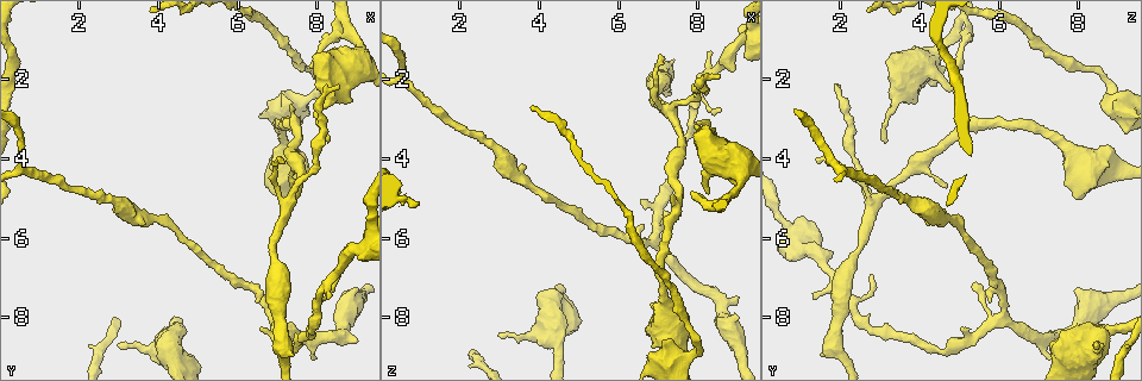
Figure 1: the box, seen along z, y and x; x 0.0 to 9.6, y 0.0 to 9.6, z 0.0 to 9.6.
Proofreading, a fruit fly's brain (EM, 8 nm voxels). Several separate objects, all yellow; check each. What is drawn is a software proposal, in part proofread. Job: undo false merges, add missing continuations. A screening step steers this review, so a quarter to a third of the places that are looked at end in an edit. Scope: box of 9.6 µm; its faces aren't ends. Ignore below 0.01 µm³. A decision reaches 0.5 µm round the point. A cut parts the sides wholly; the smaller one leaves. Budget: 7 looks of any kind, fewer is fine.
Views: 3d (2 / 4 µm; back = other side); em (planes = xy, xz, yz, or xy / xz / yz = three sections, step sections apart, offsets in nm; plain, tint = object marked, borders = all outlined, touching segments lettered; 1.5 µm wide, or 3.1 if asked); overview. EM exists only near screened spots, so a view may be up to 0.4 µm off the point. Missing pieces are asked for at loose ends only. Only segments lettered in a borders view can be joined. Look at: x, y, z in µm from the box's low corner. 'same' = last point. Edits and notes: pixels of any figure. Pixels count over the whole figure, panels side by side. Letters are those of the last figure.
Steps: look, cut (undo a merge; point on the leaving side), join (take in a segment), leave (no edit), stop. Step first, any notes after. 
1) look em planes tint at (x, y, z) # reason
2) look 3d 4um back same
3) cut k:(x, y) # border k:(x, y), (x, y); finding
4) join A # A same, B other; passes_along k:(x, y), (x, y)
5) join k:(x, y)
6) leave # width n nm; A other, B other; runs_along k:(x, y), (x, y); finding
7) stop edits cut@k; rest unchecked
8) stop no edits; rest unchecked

look 3d 2um back at (7.25, 7.10, 5.35) # thin end

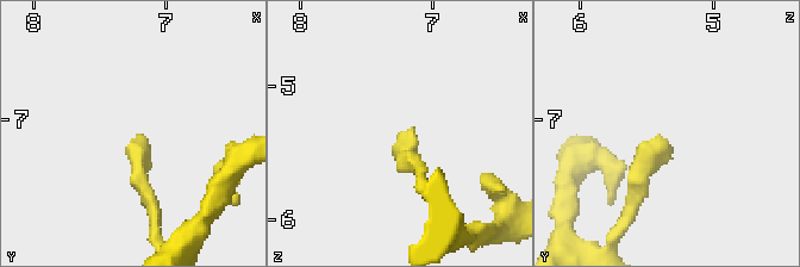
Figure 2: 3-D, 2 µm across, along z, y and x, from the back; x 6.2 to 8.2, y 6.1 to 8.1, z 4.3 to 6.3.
look em xy step 4 borders at (7.22, 7.14, 5.34)

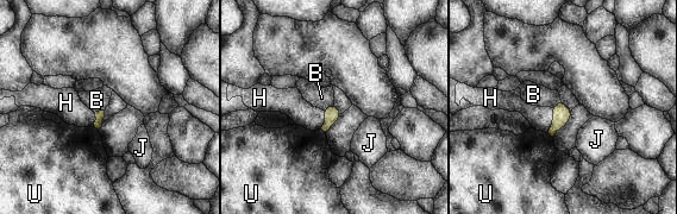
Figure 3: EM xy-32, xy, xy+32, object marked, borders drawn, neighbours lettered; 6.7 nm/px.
join H # B other, H same, J other, U other; passes_along 3:(562, 114), (553, 120), (540, 118); it goes on there

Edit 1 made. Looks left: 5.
look overview # redraw

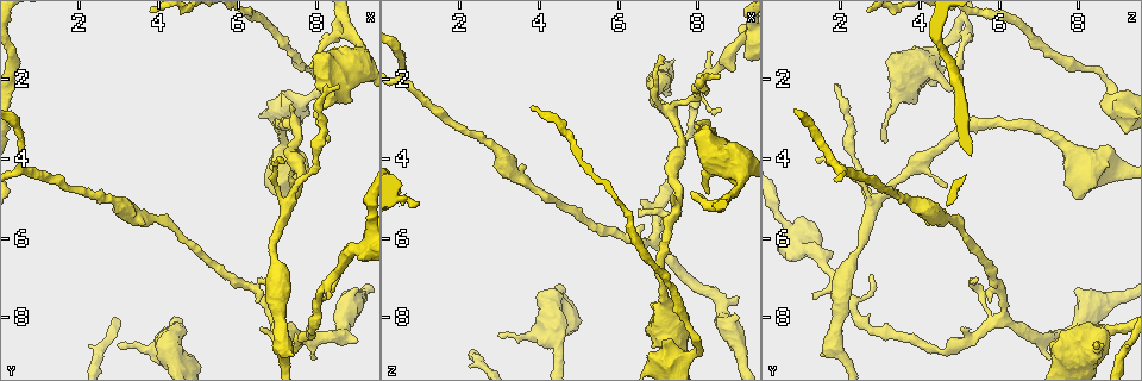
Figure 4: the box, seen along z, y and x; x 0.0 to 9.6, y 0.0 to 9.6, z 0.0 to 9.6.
look 3d 4um at (3.90, 8.85, 7.40) # stops while still wide

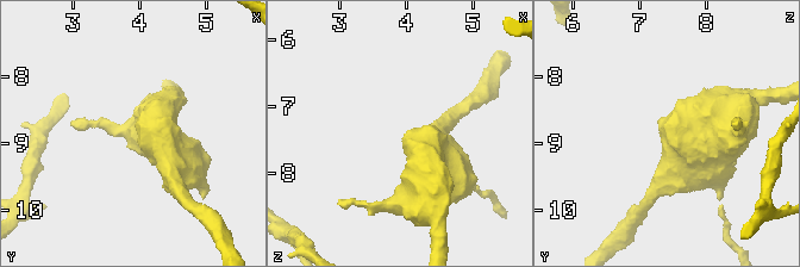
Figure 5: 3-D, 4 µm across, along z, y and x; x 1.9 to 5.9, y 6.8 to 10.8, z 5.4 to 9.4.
look em xy step 4 borders at (3.95, 8.80, 7.50)

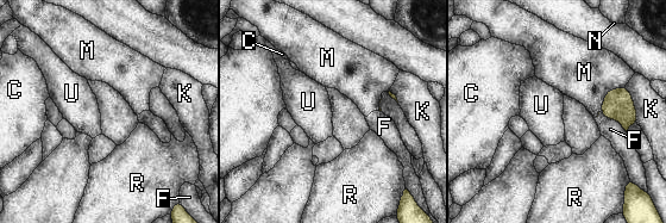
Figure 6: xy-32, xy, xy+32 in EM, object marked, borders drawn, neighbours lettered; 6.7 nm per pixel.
look em planes borders same # another direction

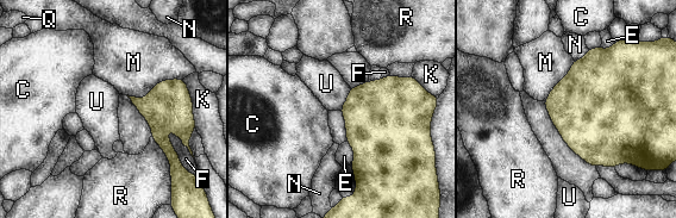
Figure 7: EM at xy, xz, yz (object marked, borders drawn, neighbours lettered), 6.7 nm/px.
leave # C other, E other, F other, K other, M other, N other, Q other, R other, U other; border 7:(350, 88), (346, 100), (339, 110); no lettered segment goes on from it

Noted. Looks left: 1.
stop edits join@3; rest unchecked

